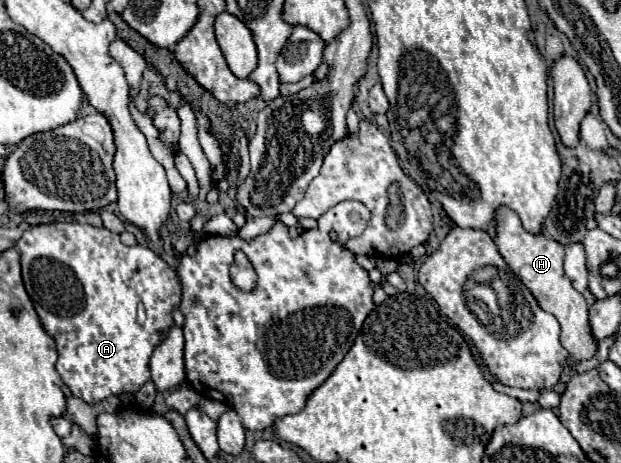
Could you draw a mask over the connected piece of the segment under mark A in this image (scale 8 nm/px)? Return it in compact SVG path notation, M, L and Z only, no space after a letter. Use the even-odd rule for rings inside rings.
M48 223L48 225L36 225L36 227L30 227L22 233L20 241L18 241L18 249L20 249L20 261L22 261L22 279L24 279L24 285L26 285L26 291L30 295L30 299L34 301L34 309L42 321L42 327L44 331L54 337L56 341L56 349L58 349L58 363L56 363L56 371L58 375L62 377L62 381L70 387L72 395L88 401L88 403L98 403L102 401L104 397L110 397L110 395L120 395L120 393L136 393L148 379L150 379L150 369L148 369L148 361L150 361L150 355L154 351L154 347L162 341L166 329L174 323L172 319L172 309L176 305L180 305L180 299L182 299L182 281L180 277L176 275L176 271L162 259L158 257L150 247L142 247L142 245L134 245L134 247L128 247L120 241L120 235L118 233L112 233L108 231L106 227L98 229L98 227L92 227L92 225L80 225L80 223ZM138 309L144 309L146 313L146 319L144 323L138 321Z

